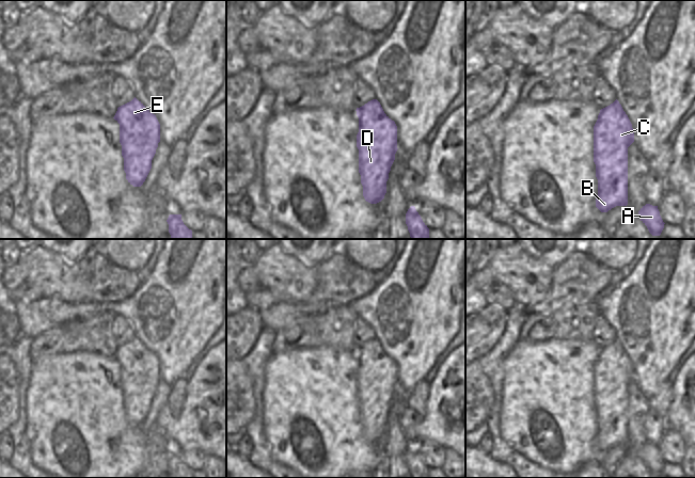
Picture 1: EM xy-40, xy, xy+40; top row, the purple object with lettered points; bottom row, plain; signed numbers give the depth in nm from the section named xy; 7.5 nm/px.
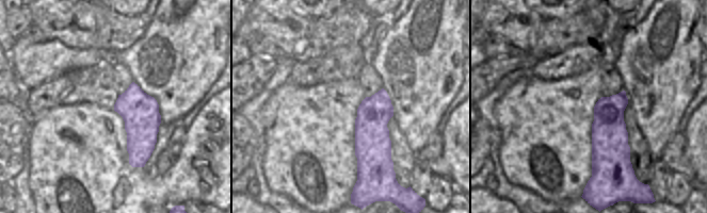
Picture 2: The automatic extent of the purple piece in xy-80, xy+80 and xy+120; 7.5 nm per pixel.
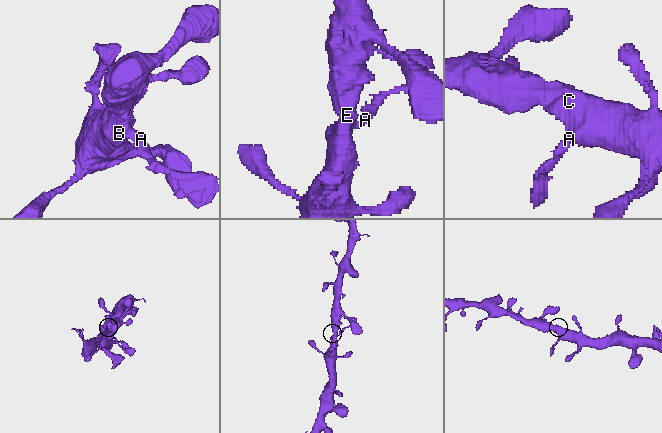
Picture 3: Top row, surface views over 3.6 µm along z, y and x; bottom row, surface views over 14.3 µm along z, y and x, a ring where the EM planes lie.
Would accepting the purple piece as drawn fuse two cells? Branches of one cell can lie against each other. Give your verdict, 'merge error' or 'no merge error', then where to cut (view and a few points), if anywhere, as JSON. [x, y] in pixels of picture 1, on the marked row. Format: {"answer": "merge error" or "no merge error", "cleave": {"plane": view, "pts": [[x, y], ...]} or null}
{"answer": "no merge error", "cleave": null}

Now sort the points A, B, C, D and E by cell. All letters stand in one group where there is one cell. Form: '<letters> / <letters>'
A B C D E

